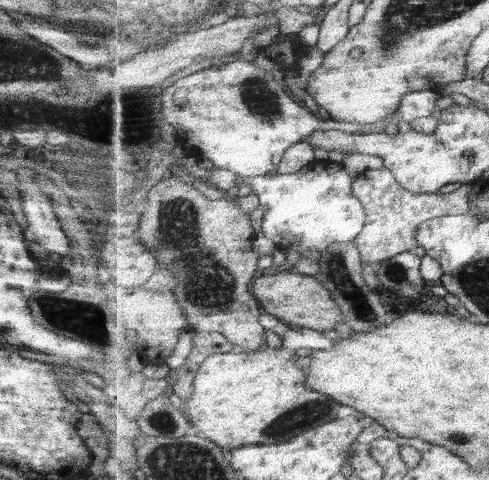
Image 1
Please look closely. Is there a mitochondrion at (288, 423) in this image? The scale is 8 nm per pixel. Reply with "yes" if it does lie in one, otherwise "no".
yes

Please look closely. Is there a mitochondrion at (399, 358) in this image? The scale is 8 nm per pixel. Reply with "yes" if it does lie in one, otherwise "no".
no

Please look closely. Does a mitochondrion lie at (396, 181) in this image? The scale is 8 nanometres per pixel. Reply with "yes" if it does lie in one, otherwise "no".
no

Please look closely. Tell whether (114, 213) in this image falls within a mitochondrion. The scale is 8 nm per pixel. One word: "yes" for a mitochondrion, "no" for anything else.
no

